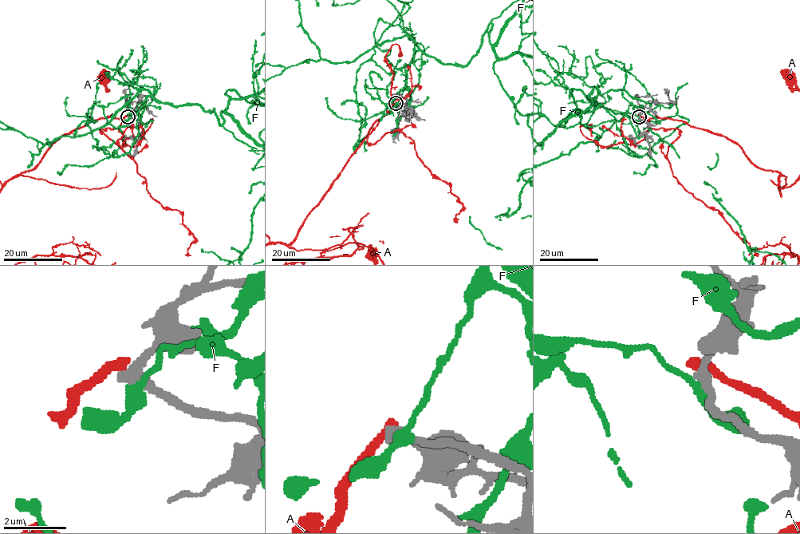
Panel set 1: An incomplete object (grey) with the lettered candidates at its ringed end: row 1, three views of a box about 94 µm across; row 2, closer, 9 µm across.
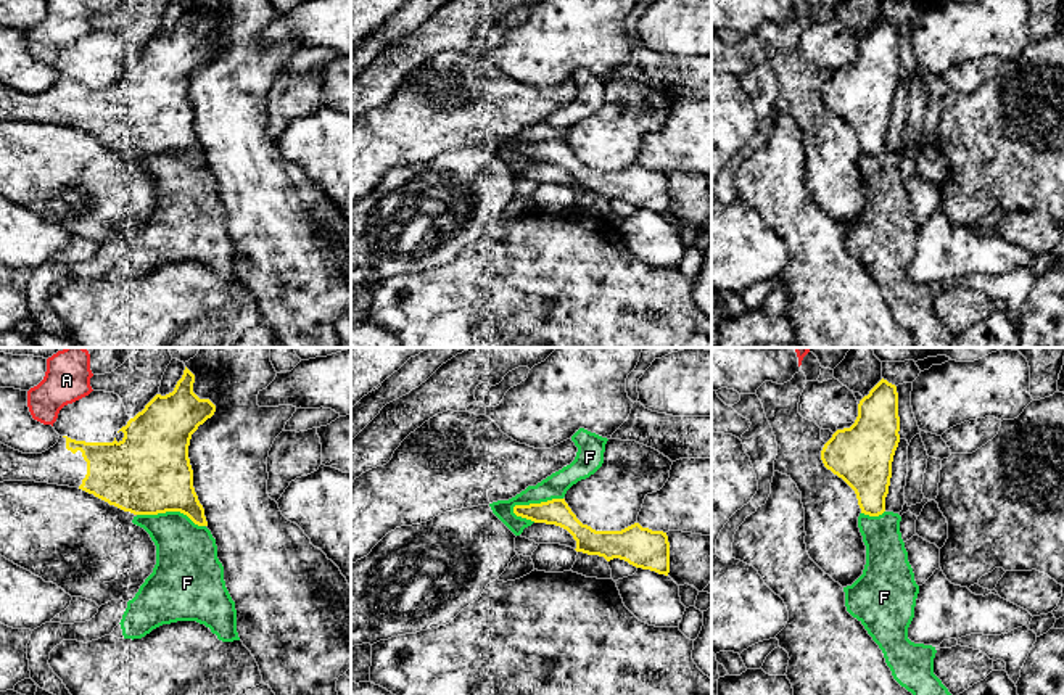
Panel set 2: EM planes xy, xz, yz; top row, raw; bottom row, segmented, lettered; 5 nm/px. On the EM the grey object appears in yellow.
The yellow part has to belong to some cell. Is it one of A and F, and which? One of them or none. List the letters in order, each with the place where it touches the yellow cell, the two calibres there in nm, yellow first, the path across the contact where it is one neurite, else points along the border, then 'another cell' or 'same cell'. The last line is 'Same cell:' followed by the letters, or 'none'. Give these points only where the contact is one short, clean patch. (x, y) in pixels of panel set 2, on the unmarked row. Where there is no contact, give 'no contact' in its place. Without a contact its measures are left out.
A: no contact; another cell
F: contact xz (535, 143); calibres 130 and 120 nm; another cell
Same cell: none

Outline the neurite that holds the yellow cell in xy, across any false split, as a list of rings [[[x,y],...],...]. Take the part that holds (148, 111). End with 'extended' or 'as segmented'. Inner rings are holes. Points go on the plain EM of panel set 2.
[[[185,6],[182,18],[172,32],[156,34],[142,51],[127,61],[119,71],[124,77],[118,82],[85,82],[60,76],[58,82],[42,93],[23,93],[0,82],[0,122],[35,121],[58,125],[79,127],[95,137],[134,154],[158,154],[180,151],[195,164],[208,166],[204,148],[193,127],[193,109],[188,98],[192,74],[211,58],[216,45],[209,39],[200,39],[193,32],[195,14]]] | extended

